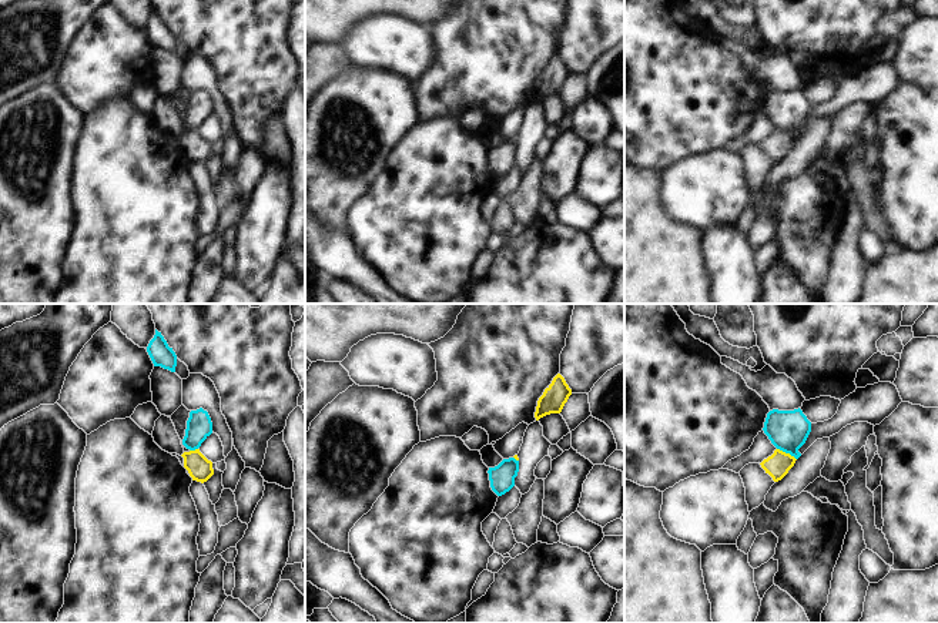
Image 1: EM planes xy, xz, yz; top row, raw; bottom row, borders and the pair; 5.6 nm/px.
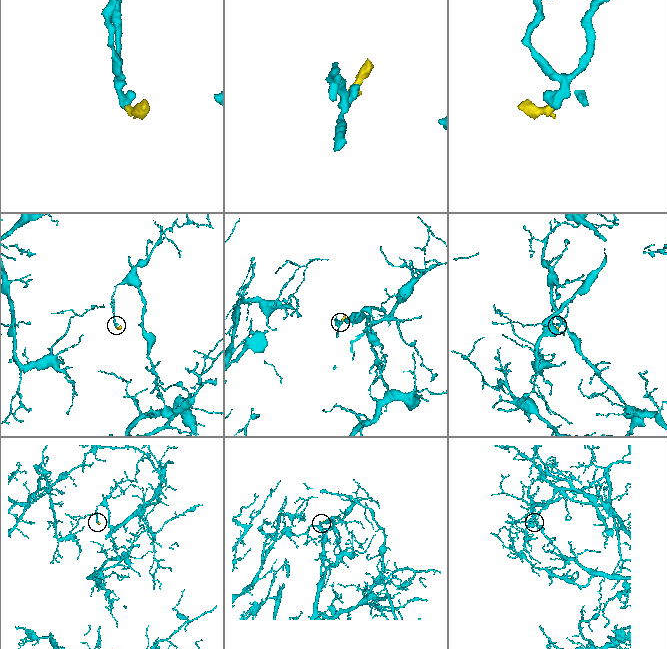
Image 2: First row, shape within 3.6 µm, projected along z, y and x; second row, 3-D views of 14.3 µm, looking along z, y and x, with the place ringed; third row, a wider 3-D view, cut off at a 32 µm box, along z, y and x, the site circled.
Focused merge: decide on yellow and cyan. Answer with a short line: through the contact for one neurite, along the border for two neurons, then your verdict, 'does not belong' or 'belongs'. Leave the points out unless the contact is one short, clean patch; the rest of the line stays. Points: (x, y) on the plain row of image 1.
line yz (777, 129), (789, 133), (796, 140); does not belong

